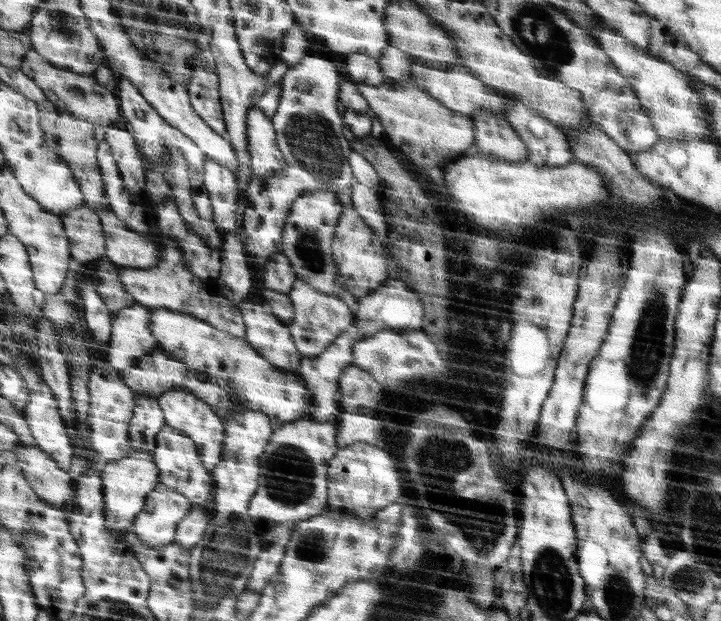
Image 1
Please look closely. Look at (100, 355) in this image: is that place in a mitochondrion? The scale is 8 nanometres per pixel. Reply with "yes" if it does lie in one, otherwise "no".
no

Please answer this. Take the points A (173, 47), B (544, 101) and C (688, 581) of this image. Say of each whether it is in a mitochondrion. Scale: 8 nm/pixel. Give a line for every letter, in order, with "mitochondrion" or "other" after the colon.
A: mitochondrion
B: other
C: mitochondrion

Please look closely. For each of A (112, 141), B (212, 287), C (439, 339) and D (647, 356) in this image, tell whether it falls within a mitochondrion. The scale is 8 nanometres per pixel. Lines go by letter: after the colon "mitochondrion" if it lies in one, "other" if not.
A: other
B: other
C: other
D: mitochondrion

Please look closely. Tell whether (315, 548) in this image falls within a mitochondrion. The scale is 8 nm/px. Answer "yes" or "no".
yes

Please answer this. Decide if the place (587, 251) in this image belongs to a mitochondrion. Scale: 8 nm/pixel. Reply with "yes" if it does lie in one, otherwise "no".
no

